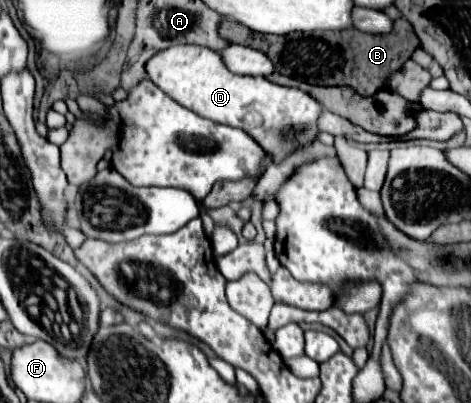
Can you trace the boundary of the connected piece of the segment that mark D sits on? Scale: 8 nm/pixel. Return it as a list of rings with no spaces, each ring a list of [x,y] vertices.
[[[168,47],[146,63],[146,71],[148,77],[180,105],[210,121],[246,131],[272,157],[274,163],[284,161],[298,149],[298,145],[308,145],[318,139],[318,119],[324,111],[322,103],[300,89],[282,87],[264,77],[234,75],[226,69],[222,55],[208,47]]]

